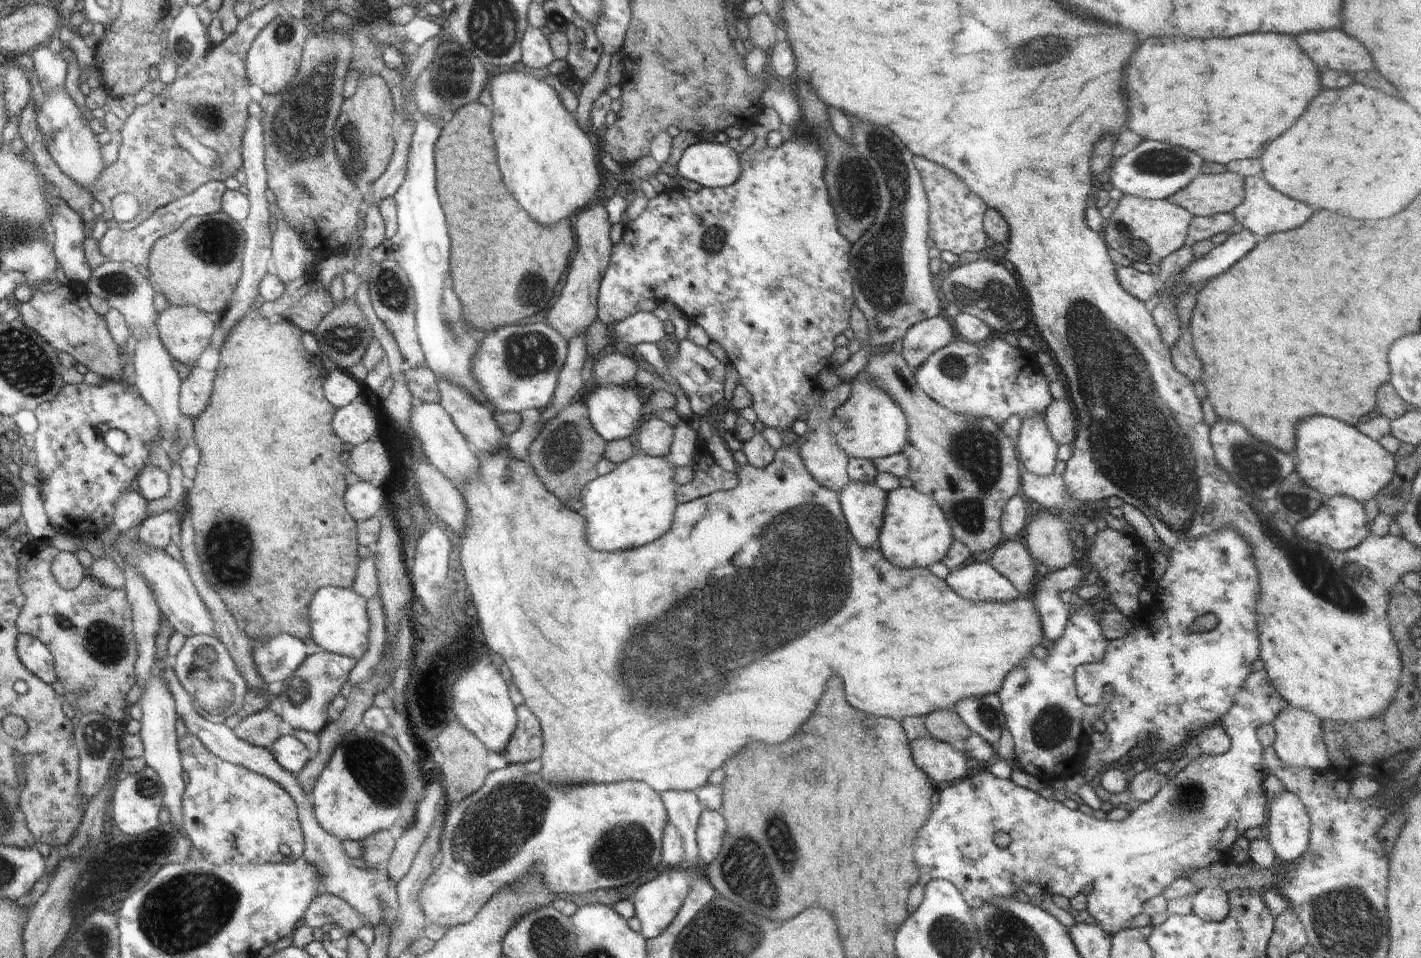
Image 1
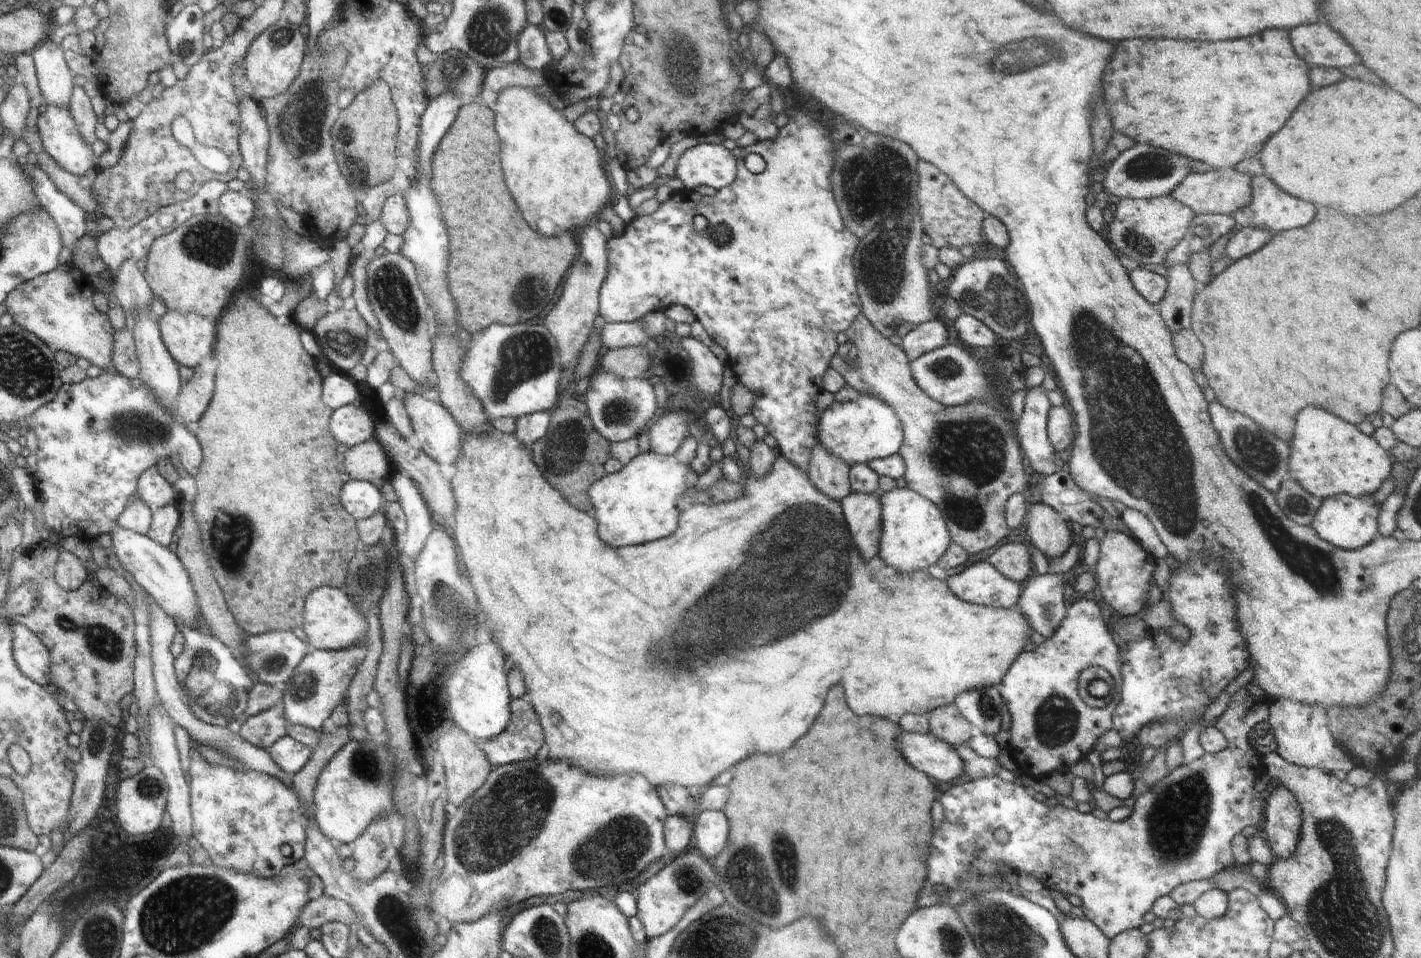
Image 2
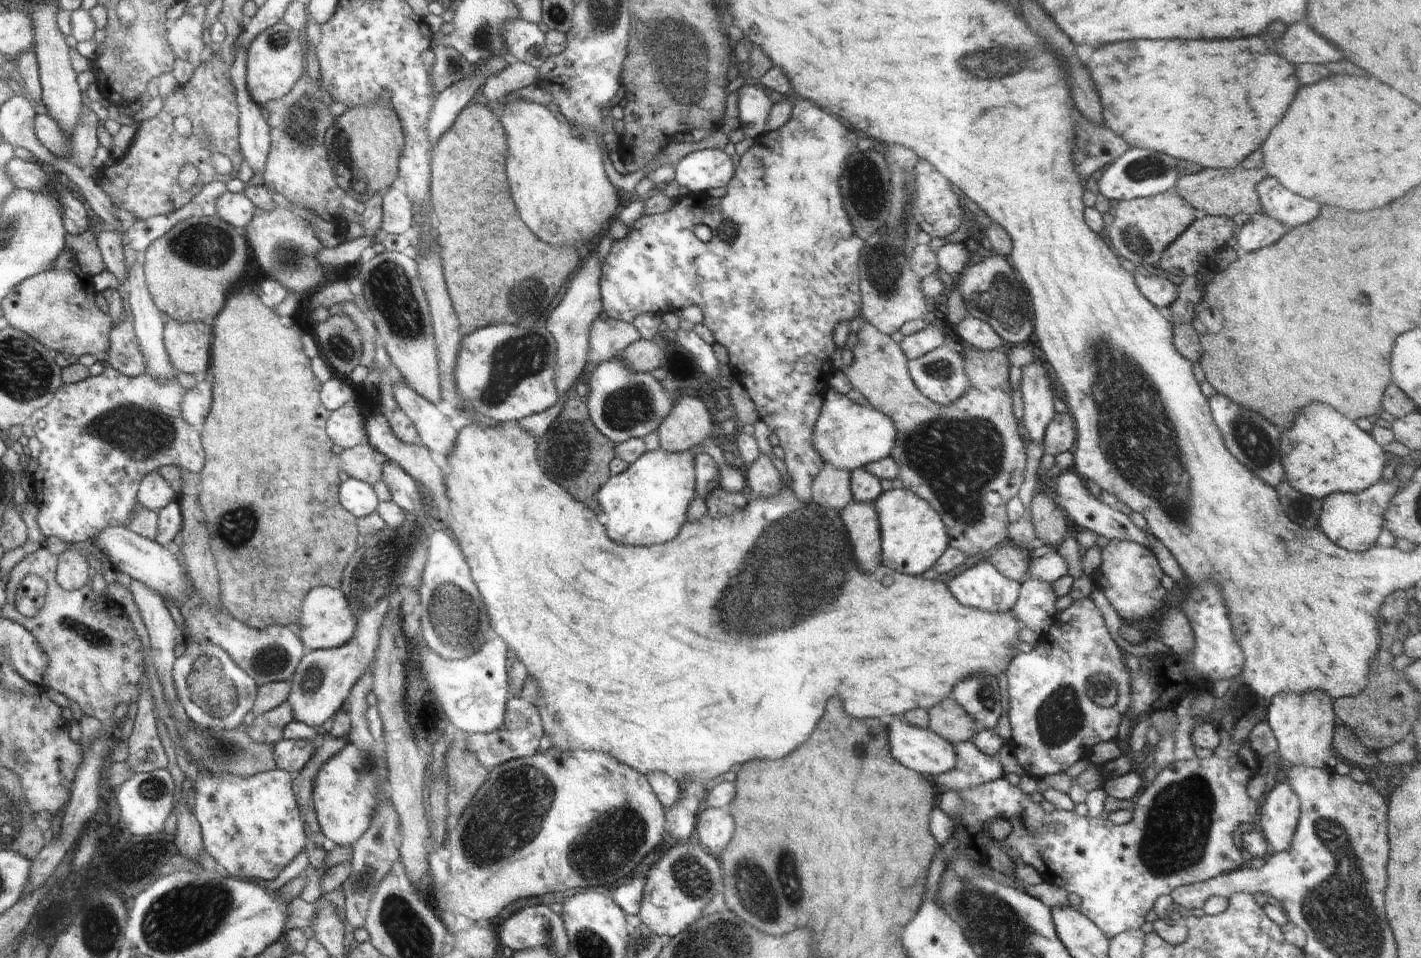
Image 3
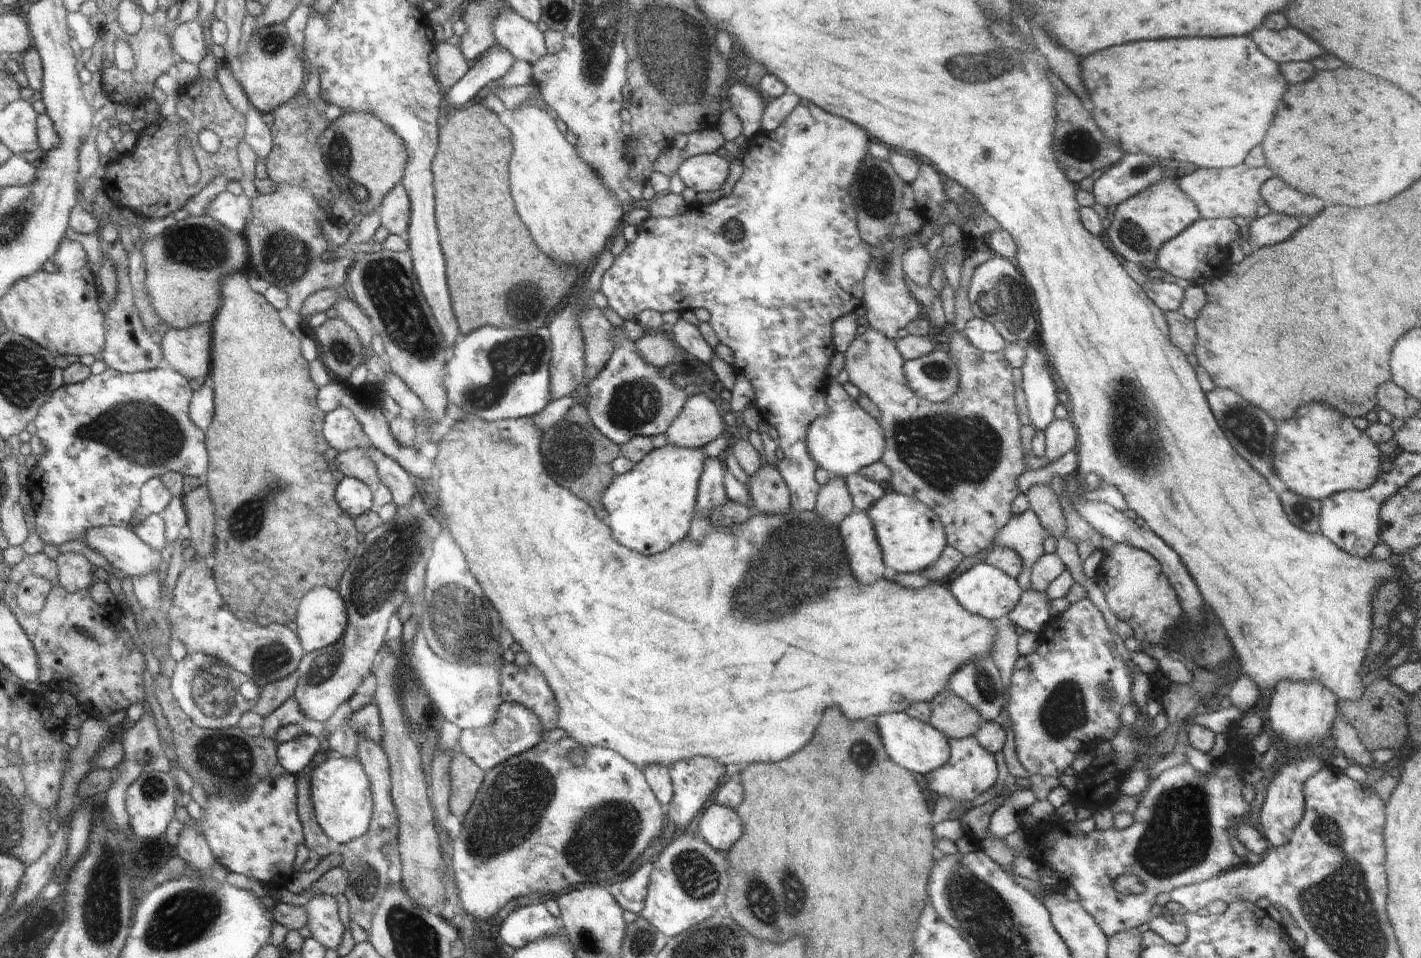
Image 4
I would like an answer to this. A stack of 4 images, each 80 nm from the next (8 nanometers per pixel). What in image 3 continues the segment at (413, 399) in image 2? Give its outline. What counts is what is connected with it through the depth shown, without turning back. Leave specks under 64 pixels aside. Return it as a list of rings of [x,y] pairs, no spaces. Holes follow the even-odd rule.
[[[404,382],[391,386],[398,407],[412,420],[421,440],[436,454],[446,454],[454,448],[458,432],[444,422],[444,415],[437,406],[428,402]]]

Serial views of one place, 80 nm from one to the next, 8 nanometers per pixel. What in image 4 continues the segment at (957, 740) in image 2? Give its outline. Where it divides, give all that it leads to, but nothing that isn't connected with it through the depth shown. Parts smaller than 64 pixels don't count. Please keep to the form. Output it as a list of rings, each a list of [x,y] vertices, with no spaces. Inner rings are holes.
[[[948,688],[929,702],[931,707],[930,726],[942,732],[948,740],[964,739],[975,736],[984,726],[984,720],[968,702],[958,698]]]

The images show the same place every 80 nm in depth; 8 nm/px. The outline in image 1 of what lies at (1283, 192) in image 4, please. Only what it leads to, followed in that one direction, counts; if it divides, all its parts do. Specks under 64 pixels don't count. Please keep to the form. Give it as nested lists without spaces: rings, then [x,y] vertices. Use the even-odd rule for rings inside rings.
[[[1247,177],[1243,179],[1244,202],[1240,202],[1232,210],[1231,214],[1238,223],[1242,224],[1244,229],[1250,230],[1259,239],[1268,237],[1268,234],[1274,234],[1274,232],[1298,228],[1298,226],[1302,226],[1310,218],[1312,210],[1306,204],[1302,204],[1298,200],[1292,200],[1292,198],[1288,198],[1288,196],[1281,194],[1278,190],[1274,190],[1264,178]]]

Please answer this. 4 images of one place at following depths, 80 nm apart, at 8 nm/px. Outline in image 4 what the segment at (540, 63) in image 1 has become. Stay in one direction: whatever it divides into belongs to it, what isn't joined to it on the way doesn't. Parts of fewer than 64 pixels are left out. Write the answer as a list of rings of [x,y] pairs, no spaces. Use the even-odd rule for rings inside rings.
[[[512,9],[502,10],[494,20],[494,38],[501,48],[504,48],[516,62],[526,62],[534,66],[542,56],[547,55],[544,33],[540,32],[537,24],[524,20]]]

